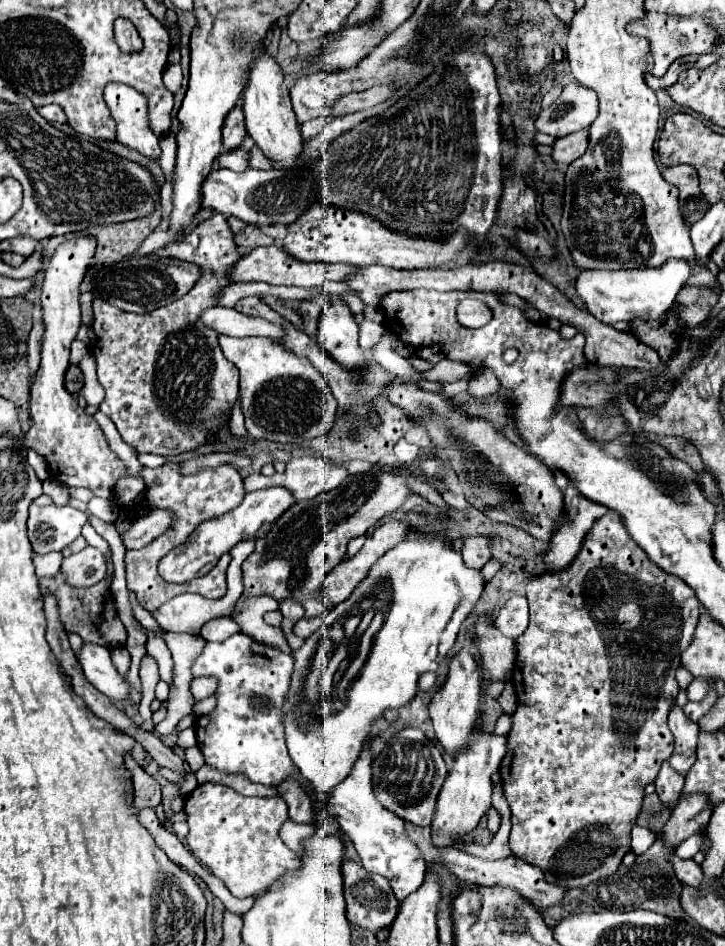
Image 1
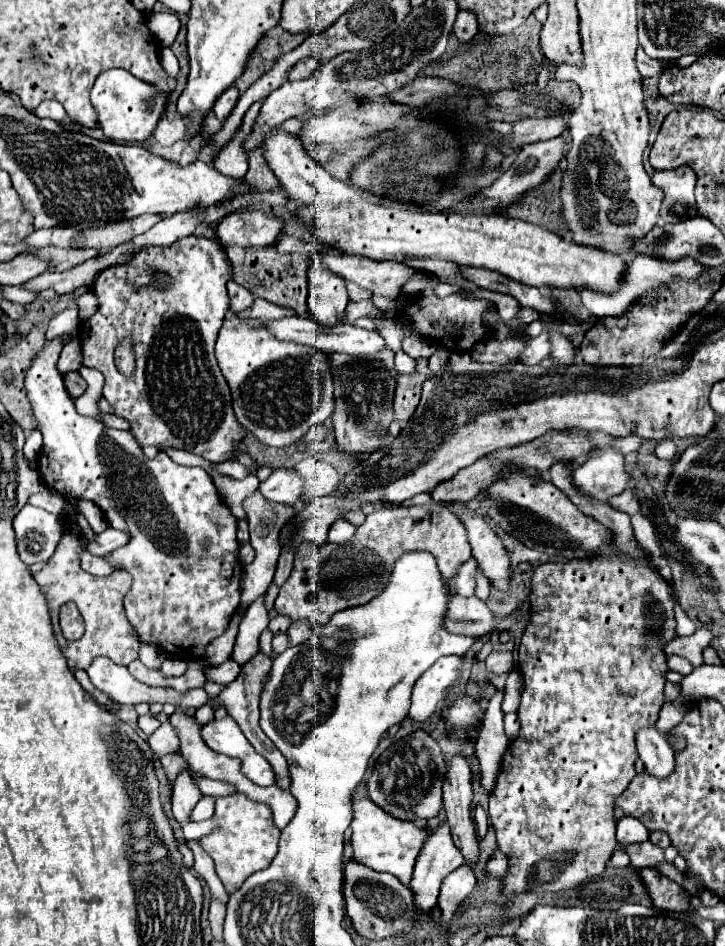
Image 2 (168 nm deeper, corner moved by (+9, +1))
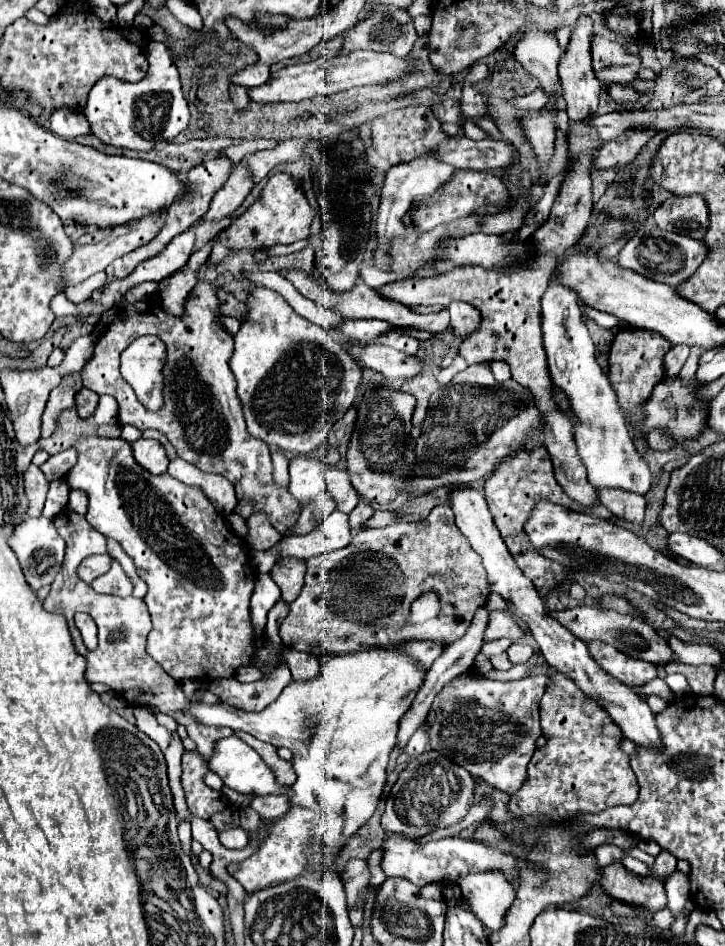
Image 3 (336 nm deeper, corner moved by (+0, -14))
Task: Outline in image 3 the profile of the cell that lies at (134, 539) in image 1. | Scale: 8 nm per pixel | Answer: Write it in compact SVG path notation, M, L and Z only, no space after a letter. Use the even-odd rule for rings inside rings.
M107 553L91 555L81 563L81 567L77 567L77 577L81 577L81 581L85 581L85 583L91 583L95 577L109 571L109 565L111 565L111 557Z

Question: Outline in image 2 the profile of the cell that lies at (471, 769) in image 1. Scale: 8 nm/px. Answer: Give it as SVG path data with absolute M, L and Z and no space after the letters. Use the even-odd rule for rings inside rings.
M442 820L440 826L436 826L430 832L428 842L424 842L424 848L420 850L420 856L416 860L414 866L414 874L412 874L412 882L410 888L414 892L414 904L416 904L416 912L420 918L424 918L426 914L430 914L434 910L434 906L438 904L438 894L440 894L440 886L442 880L454 872L456 868L460 868L464 864L464 856L460 856L460 852L456 852L456 844L452 844L452 830L448 828L448 822Z

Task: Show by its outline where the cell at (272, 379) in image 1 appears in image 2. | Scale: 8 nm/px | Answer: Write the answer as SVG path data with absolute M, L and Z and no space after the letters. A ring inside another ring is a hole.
M228 322L216 340L218 366L232 390L232 406L242 428L266 446L292 446L334 410L330 360L316 348L278 342L264 328Z

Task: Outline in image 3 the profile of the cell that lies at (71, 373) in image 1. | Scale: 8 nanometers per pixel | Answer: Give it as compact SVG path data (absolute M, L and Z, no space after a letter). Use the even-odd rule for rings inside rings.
M81 389L75 397L75 407L77 407L77 413L81 419L89 419L95 413L97 403L99 403L99 395L89 389Z

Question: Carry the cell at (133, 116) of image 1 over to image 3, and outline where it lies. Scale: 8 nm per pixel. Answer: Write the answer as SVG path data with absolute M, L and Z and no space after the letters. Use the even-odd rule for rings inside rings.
M151 41L147 45L147 61L149 71L139 83L105 77L91 87L83 113L91 123L93 135L97 135L103 143L123 149L149 151L159 141L169 141L187 127L189 107L183 97L179 71L169 49L163 43Z

